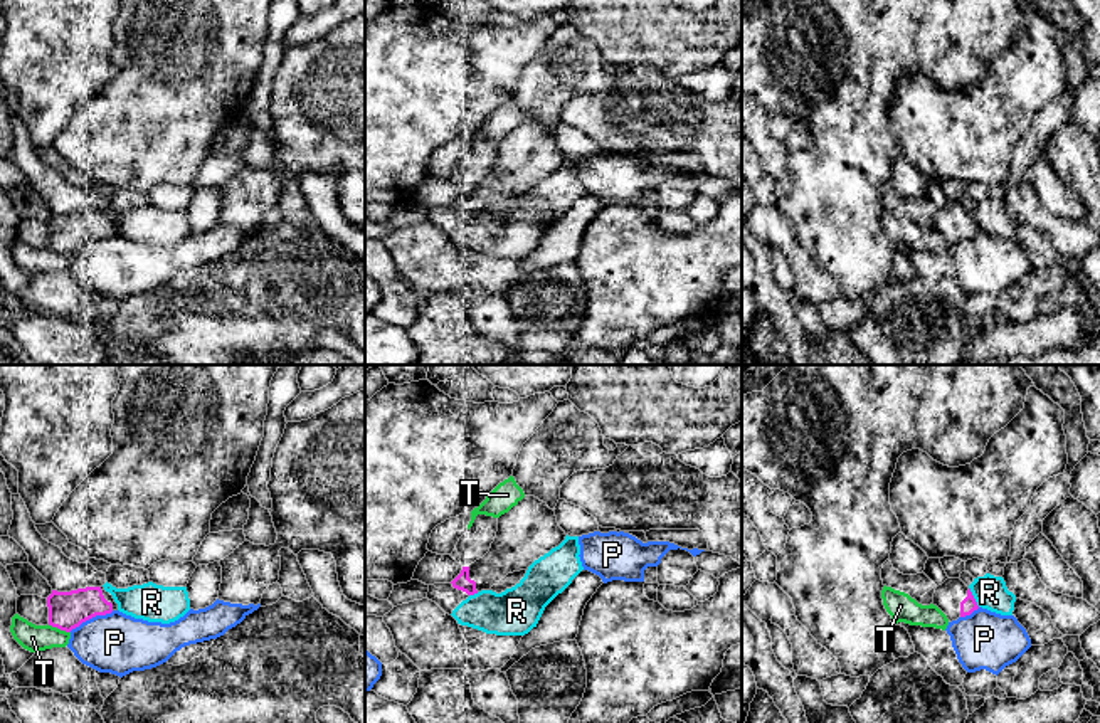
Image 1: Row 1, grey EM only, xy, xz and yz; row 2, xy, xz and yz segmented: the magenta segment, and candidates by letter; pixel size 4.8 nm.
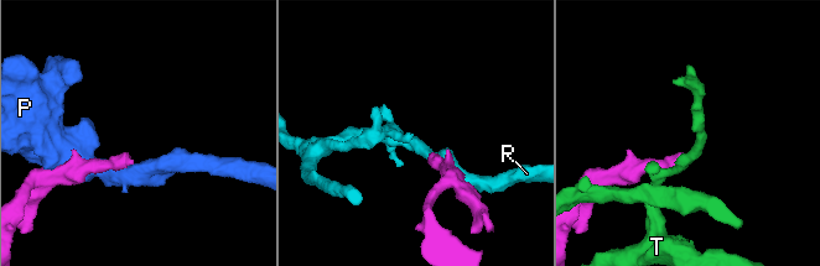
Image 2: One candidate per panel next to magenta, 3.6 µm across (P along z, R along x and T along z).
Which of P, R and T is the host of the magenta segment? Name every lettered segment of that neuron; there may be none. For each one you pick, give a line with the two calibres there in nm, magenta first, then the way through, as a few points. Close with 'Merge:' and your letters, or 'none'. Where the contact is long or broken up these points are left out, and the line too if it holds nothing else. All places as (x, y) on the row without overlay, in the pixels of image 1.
Merge: none

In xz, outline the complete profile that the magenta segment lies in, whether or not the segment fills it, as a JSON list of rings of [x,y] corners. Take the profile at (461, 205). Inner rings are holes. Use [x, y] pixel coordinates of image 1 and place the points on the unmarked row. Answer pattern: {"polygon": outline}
{"polygon": [[[525,119],[498,141],[498,155],[489,175],[463,190],[451,205],[454,212],[474,219],[498,208],[508,197],[526,193],[535,183],[565,163],[555,135],[535,119]]]}

